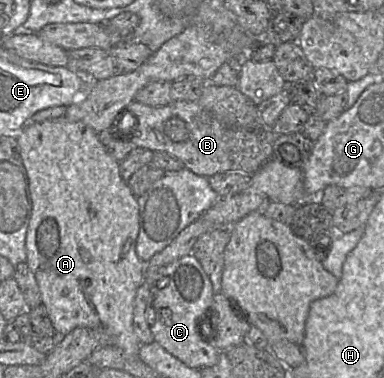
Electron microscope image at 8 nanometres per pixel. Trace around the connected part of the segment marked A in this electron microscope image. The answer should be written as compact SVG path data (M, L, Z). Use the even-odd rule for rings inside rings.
M65 117L46 120L39 123L27 123L17 134L19 157L29 178L29 189L32 199L32 213L26 235L26 263L33 272L41 294L41 304L46 309L50 321L59 336L65 336L78 327L103 328L110 345L122 353L138 357L141 343L133 328L134 301L138 288L144 282L144 265L136 253L136 241L139 233L139 205L127 182L119 171L119 162L112 158L104 148L102 136L91 127L80 121L72 121Z

